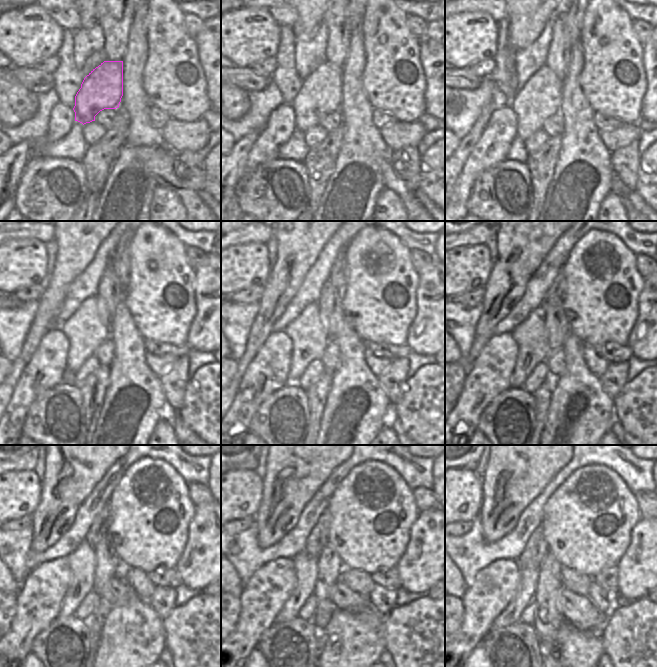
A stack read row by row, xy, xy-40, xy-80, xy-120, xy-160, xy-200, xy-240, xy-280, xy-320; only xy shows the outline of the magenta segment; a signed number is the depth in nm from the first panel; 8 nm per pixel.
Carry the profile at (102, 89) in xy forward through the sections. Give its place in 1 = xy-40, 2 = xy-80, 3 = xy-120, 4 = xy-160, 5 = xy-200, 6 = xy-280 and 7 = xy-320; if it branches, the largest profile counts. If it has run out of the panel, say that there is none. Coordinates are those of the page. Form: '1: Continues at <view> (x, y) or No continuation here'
1: Continues at xy-40 (320, 94)
2: Continues at xy-80 (540, 98)
3: Continues at xy-120 (88, 327)
4: Continues at xy-160 (307, 332)
5: Continues at xy-200 (530, 336)
6: Continues at xy-280 (305, 565)
7: Continues at xy-320 (511, 614)

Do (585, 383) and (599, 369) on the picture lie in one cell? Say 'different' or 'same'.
different

